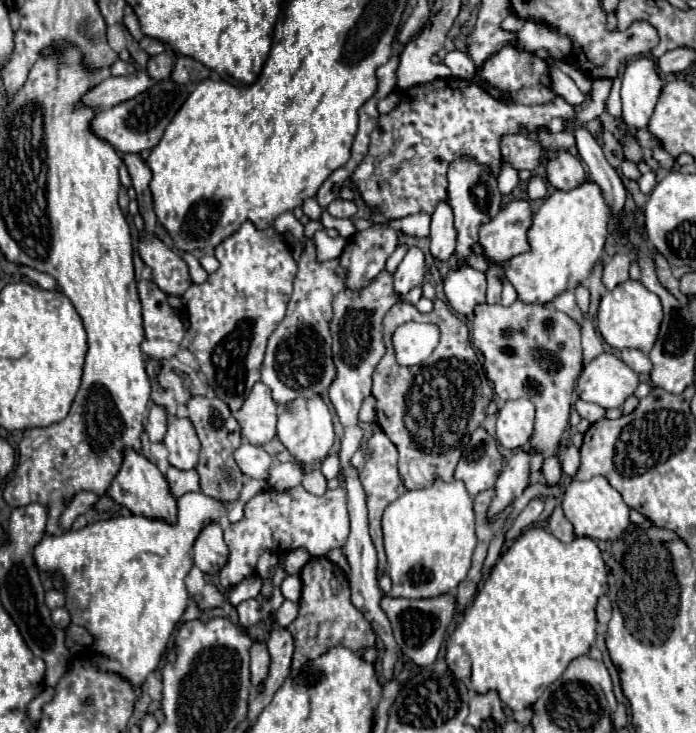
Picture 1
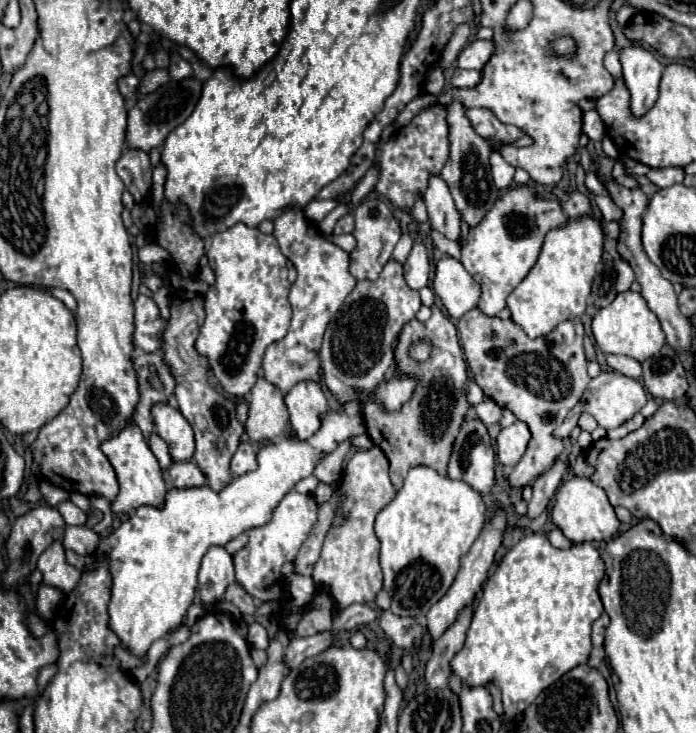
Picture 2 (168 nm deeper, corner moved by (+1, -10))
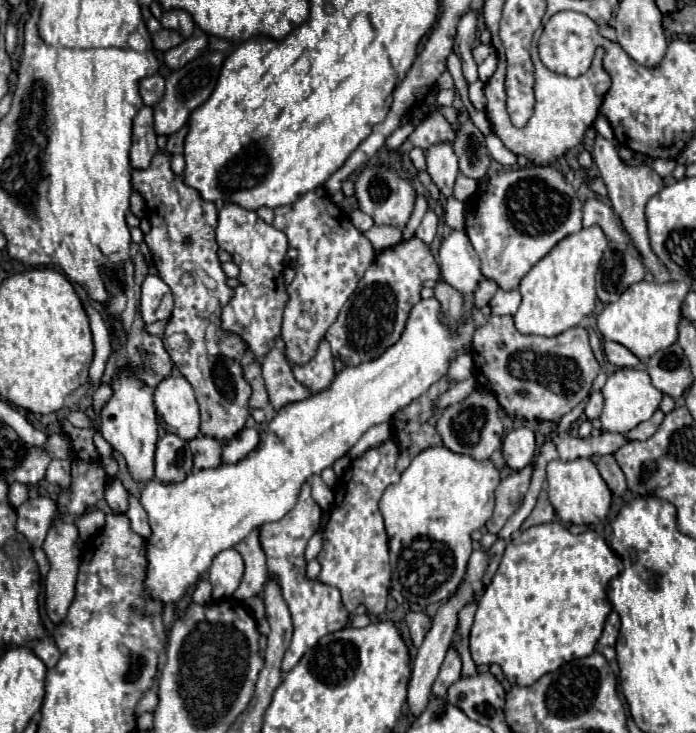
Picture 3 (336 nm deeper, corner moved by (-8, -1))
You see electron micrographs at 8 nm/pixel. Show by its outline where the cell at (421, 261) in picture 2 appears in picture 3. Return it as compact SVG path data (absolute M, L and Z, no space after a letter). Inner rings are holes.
M428 207L420 227L416 229L416 237L422 239L424 243L432 243L432 239L436 235L436 227L438 227L438 215L436 215L436 211L432 207Z

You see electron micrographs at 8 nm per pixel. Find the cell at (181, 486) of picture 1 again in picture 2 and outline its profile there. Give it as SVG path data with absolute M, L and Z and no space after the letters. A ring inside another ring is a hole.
M173 462L167 472L173 482L173 488L197 488L207 484L203 472L195 462Z

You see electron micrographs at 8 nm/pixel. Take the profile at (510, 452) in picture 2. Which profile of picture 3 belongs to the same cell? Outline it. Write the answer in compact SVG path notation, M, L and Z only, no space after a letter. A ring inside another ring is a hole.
M516 427L510 433L506 433L502 441L502 457L508 469L520 471L522 467L528 467L534 459L534 431L530 427Z

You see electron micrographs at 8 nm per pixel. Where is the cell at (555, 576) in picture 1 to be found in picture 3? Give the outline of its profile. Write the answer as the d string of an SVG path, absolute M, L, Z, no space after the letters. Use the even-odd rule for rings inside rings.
M558 521L520 531L506 545L500 567L478 601L478 611L470 631L470 653L474 663L498 663L512 685L526 687L572 659L592 655L606 617L612 611L606 587L610 579L622 571L622 567L622 559L596 531L572 535Z

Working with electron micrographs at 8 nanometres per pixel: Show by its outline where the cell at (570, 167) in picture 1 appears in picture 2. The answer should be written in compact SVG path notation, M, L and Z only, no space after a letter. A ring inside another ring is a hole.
M573 190L569 192L569 198L561 204L563 206L563 212L569 216L569 218L577 218L577 216L583 216L583 214L591 214L591 202L585 194Z

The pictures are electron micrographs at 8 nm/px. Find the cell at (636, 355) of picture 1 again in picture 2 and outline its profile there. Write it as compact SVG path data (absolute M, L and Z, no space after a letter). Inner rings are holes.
M611 354L611 356L607 356L607 364L615 372L621 372L621 374L625 374L629 378L635 378L635 380L641 378L641 364L637 360L633 360L633 358L629 358L629 356Z

